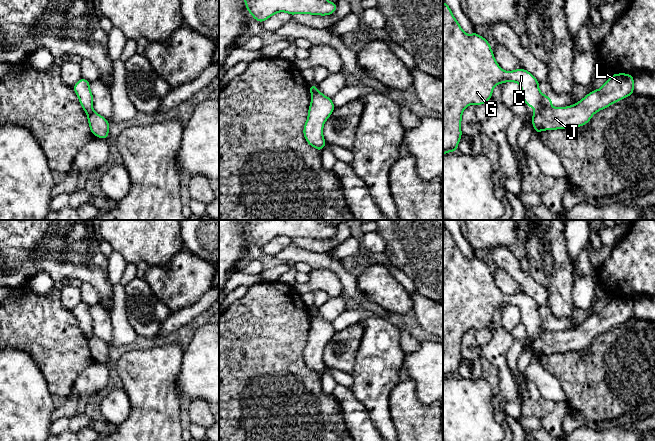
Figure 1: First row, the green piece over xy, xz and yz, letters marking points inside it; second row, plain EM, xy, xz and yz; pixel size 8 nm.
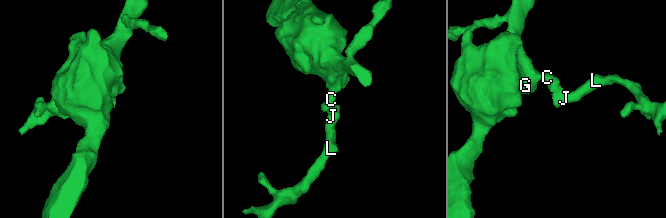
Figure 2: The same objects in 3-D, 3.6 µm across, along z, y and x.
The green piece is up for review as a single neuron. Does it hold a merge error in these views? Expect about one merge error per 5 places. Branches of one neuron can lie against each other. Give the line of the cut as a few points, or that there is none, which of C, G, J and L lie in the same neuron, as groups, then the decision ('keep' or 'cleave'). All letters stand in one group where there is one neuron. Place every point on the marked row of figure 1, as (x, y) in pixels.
cut none; groups C G J L; keep

